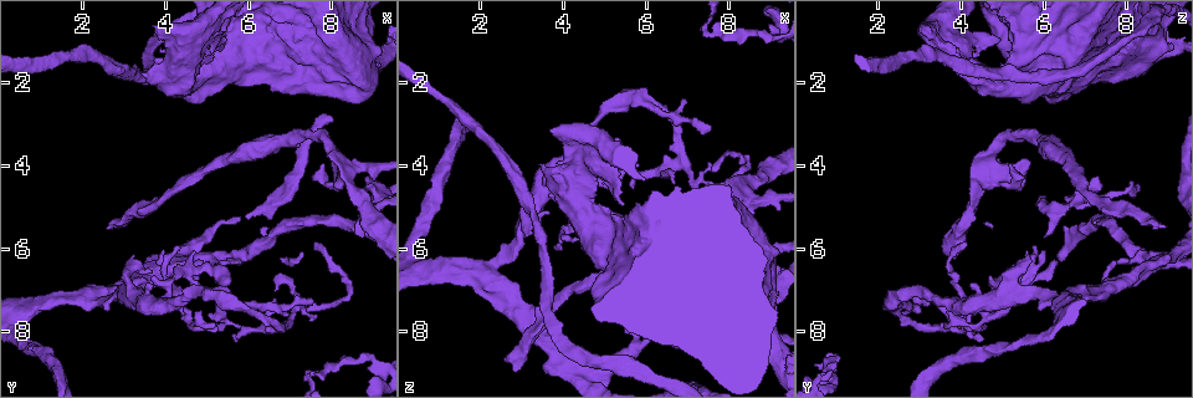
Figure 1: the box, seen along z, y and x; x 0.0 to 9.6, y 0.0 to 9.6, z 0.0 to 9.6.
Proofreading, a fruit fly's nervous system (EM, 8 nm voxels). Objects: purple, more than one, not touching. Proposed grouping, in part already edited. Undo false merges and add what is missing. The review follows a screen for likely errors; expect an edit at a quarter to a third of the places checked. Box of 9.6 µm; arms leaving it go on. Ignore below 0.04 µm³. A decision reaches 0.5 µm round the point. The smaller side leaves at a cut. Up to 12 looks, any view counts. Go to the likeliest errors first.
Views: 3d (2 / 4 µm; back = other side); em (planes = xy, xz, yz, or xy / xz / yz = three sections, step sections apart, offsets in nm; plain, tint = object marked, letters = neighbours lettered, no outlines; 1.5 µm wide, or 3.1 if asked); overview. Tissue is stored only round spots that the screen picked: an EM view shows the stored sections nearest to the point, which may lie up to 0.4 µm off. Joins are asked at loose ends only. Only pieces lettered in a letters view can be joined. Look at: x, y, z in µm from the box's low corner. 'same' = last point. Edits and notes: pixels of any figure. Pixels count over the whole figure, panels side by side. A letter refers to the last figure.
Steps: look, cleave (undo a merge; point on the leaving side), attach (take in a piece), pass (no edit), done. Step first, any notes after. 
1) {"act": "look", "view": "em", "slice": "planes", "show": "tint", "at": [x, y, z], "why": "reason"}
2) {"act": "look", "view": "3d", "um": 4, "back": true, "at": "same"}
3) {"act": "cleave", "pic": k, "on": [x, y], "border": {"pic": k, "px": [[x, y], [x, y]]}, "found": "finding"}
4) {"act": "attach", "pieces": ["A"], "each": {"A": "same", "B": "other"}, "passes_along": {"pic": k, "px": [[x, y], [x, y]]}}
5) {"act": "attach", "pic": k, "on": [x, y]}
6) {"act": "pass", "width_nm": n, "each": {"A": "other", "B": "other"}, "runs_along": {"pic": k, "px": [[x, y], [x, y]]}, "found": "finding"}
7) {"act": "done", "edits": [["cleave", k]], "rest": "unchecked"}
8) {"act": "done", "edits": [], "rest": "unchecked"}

{"act": "look", "view": "3d", "um": 4, "at": [8.65, 5.70, 6.05], "why": "free end"}

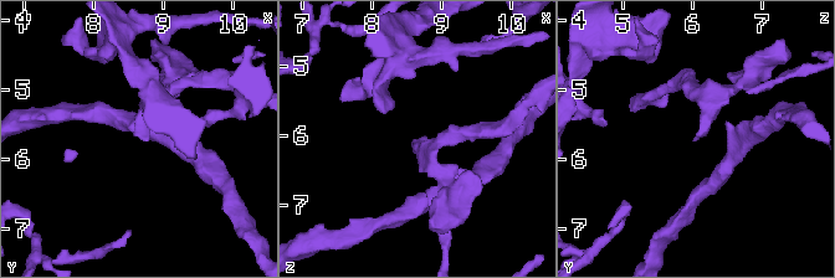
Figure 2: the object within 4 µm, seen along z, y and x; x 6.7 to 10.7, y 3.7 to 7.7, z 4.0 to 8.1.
{"act": "look", "view": "em", "slice": "xz", "step": 4, "show": "letters", "at": [8.70, 5.75, 6.05], "why": "shape alone is not enough"}

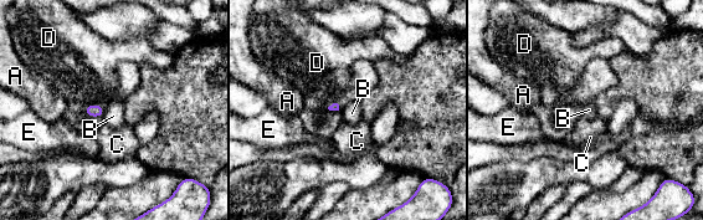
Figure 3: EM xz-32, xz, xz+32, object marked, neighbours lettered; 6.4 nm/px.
{"act": "look", "view": "em", "slice": "planes", "show": "letters", "at": "same", "why": "another direction"}

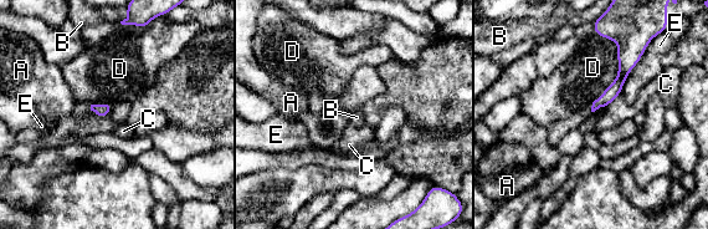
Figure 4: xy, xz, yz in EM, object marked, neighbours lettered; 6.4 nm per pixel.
{"act": "pass", "each": {"A": "other", "B": "other", "C": "other", "D": "other", "E": "other"}, "runs_along": {"pic": 4, "px": [[632, 56], [617, 85], [595, 106]]}, "found": "no lettered piece goes on from it"}

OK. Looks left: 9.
{"act": "look", "view": "em", "slice": "xz", "step": 8, "show": "letters", "at": [3.65, 0.70, 3.15], "why": "stops while still wide"}

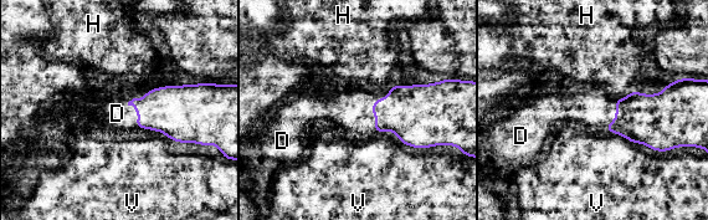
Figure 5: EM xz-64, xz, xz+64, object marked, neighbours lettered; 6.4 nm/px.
{"act": "attach", "pieces": ["D"], "each": {"D": "same", "H": "other", "V": "other"}, "found": "it goes on there"}

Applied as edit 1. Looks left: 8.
{"act": "look", "view": "overview", "why": "redraw"}

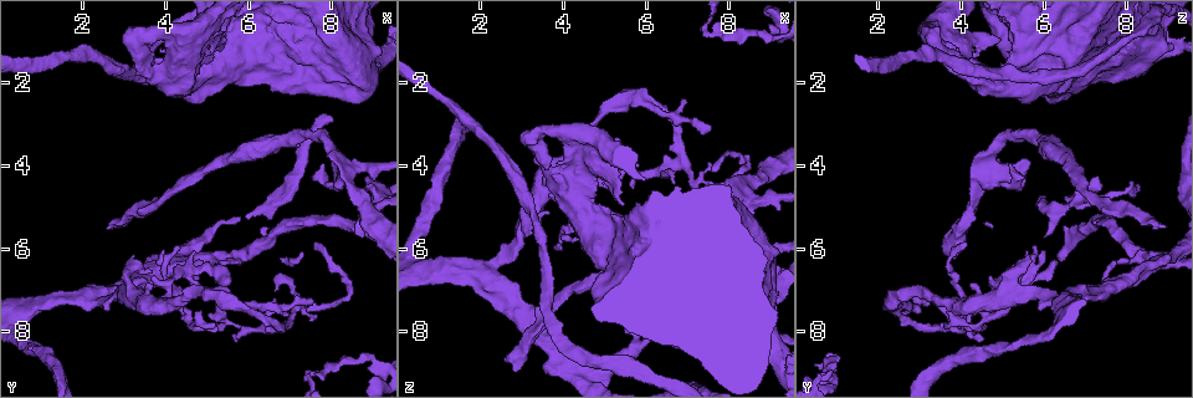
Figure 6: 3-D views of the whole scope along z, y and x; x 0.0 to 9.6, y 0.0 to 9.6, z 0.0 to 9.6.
{"act": "look", "view": "em", "slice": "planes", "show": "letters", "at": [4.70, 6.05, 5.60], "why": "thin end"}

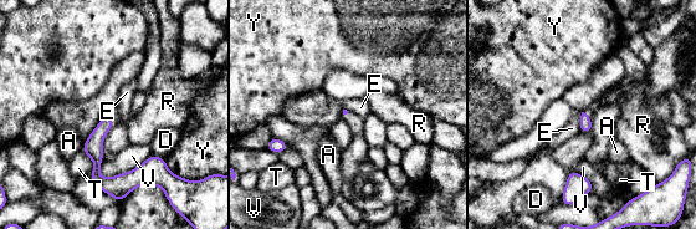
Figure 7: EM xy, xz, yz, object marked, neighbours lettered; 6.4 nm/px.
{"act": "pass", "each": {"A": "other", "D": "other", "E": "other", "R": "other", "T": "other", "V": "other", "Y": "other"}, "border": {"pic": 7, "px": [[582, 112], [579, 131]]}, "found": "no lettered piece goes on from it"}

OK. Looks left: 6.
{"act": "look", "view": "3d", "um": 4, "at": [7.40, 9.00, 0.75], "why": "abrupt turn"}

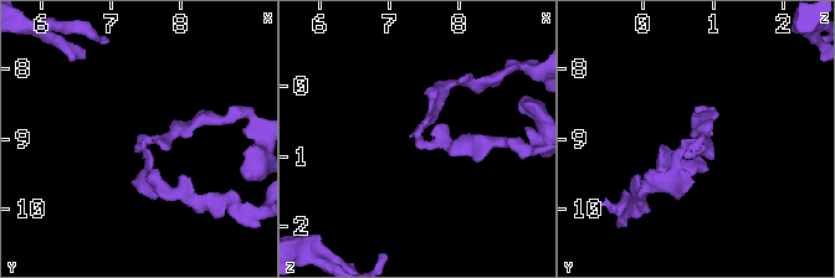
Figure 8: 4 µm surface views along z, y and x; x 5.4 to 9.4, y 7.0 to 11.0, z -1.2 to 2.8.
{"act": "look", "view": "em", "slice": "planes", "show": "plain", "at": [7.45, 9.05, 0.75]}

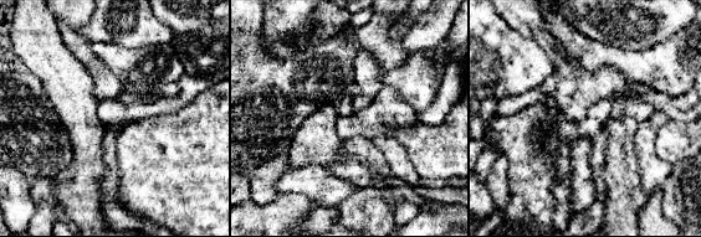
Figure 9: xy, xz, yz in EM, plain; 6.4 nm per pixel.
{"act": "look", "view": "em", "slice": "planes", "show": "letters", "at": "same", "why": "see the neighbours"}

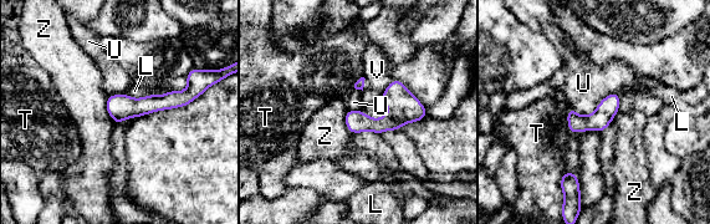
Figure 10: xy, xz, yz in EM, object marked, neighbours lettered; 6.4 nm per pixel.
{"act": "pass", "each": {"L": "other", "T": "other", "U": "other", "V": "other", "Z": "other"}, "found": "one neuron here"}

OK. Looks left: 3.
{"act": "done", "edits": [["attach", 5]], "rest": "unchecked"}

